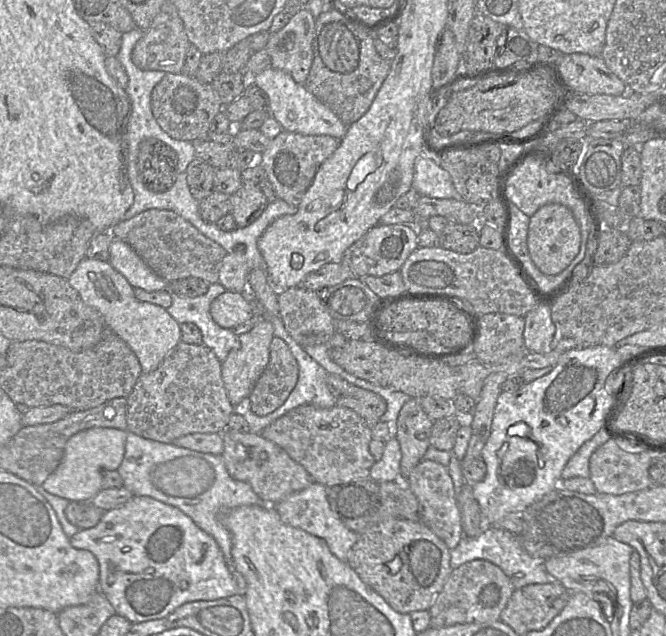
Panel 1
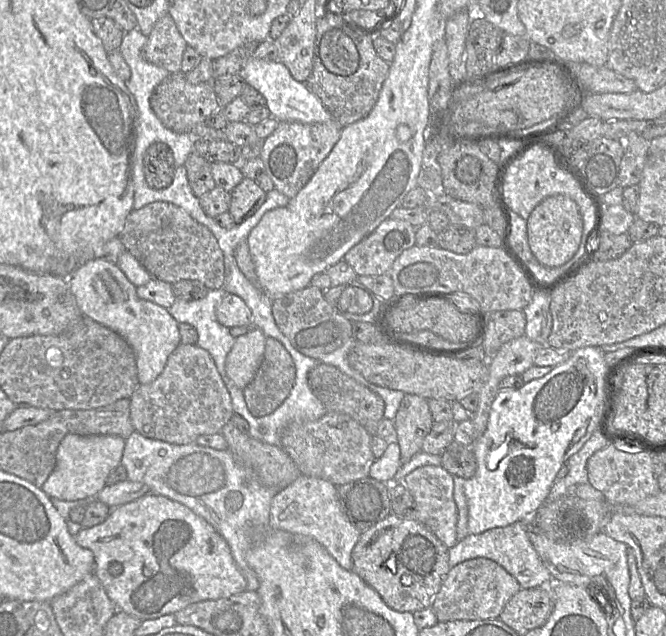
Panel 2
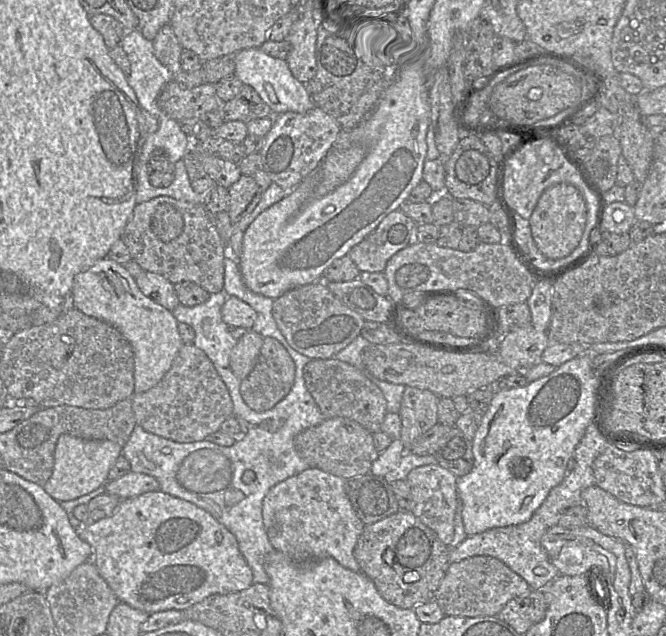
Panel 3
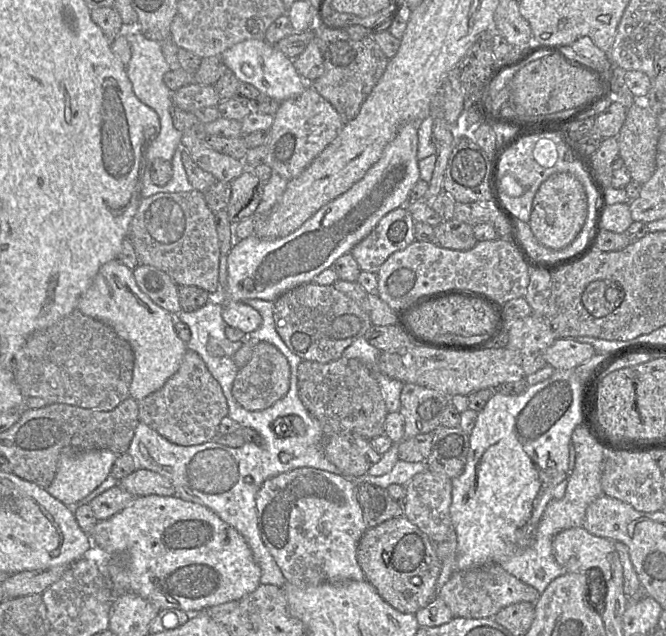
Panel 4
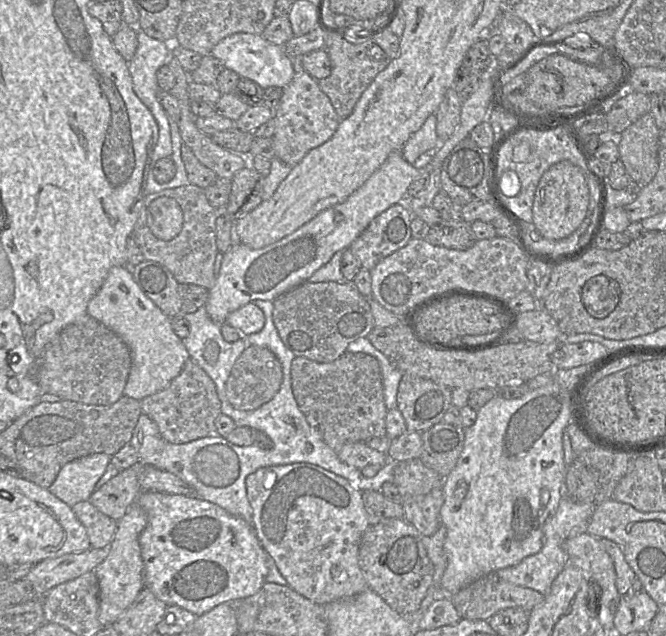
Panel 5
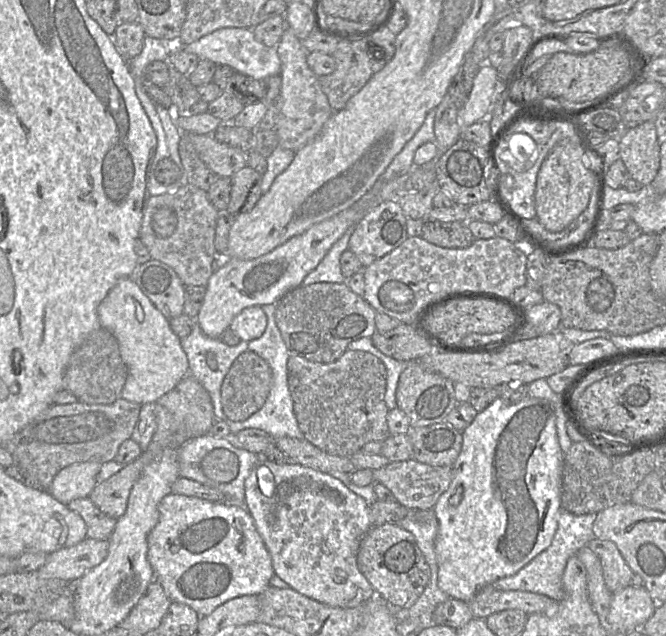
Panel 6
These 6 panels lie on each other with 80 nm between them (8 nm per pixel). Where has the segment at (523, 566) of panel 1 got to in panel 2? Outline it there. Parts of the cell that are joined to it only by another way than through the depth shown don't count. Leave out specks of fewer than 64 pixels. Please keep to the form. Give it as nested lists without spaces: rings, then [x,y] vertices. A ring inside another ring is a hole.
[[[524,521],[505,527],[492,528],[480,534],[467,535],[449,549],[450,568],[477,557],[489,558],[500,564],[517,579],[522,588],[533,588],[543,583],[552,583],[552,578],[554,578],[531,543]]]

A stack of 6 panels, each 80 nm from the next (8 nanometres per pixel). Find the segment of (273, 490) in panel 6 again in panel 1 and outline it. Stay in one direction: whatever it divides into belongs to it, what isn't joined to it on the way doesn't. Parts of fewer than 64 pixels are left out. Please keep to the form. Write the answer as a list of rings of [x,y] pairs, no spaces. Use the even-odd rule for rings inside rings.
[[[314,482],[309,487],[292,493],[275,505],[281,521],[323,539],[331,553],[340,561],[347,562],[348,553],[357,542],[359,534],[348,529],[331,509],[327,498],[327,487]]]

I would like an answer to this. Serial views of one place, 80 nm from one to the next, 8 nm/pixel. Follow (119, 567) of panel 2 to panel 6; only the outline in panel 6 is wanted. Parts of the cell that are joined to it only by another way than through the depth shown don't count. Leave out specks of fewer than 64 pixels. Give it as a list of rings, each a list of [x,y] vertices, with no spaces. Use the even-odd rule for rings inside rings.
[[[170,493],[158,505],[159,520],[147,537],[147,558],[155,578],[172,602],[191,607],[200,617],[208,616],[218,606],[244,595],[258,595],[275,574],[270,554],[244,505],[213,502]]]

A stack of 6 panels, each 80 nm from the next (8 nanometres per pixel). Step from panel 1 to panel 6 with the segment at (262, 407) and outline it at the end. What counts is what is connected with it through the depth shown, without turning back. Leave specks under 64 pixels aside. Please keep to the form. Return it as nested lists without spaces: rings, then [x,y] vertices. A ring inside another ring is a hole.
[[[247,349],[231,364],[223,379],[220,399],[222,410],[233,421],[247,419],[265,403],[272,386],[272,371],[267,362],[256,353]]]

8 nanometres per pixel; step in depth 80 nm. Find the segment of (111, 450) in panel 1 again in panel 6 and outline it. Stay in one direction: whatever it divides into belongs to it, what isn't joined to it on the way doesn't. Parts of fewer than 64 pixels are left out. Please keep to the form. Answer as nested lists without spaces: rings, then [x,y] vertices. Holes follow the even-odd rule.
[[[89,461],[65,467],[54,477],[47,491],[64,505],[75,499],[87,498],[97,485],[101,465]]]

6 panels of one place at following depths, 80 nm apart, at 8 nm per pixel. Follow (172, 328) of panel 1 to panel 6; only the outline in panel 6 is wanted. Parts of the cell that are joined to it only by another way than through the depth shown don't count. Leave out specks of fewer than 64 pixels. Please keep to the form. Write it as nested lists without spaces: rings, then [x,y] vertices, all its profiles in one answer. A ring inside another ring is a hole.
[[[123,277],[113,286],[97,308],[100,326],[111,332],[118,341],[121,357],[127,367],[127,378],[121,397],[140,405],[154,403],[188,375],[188,361],[181,339],[174,334],[167,319],[141,291],[131,277]]]

